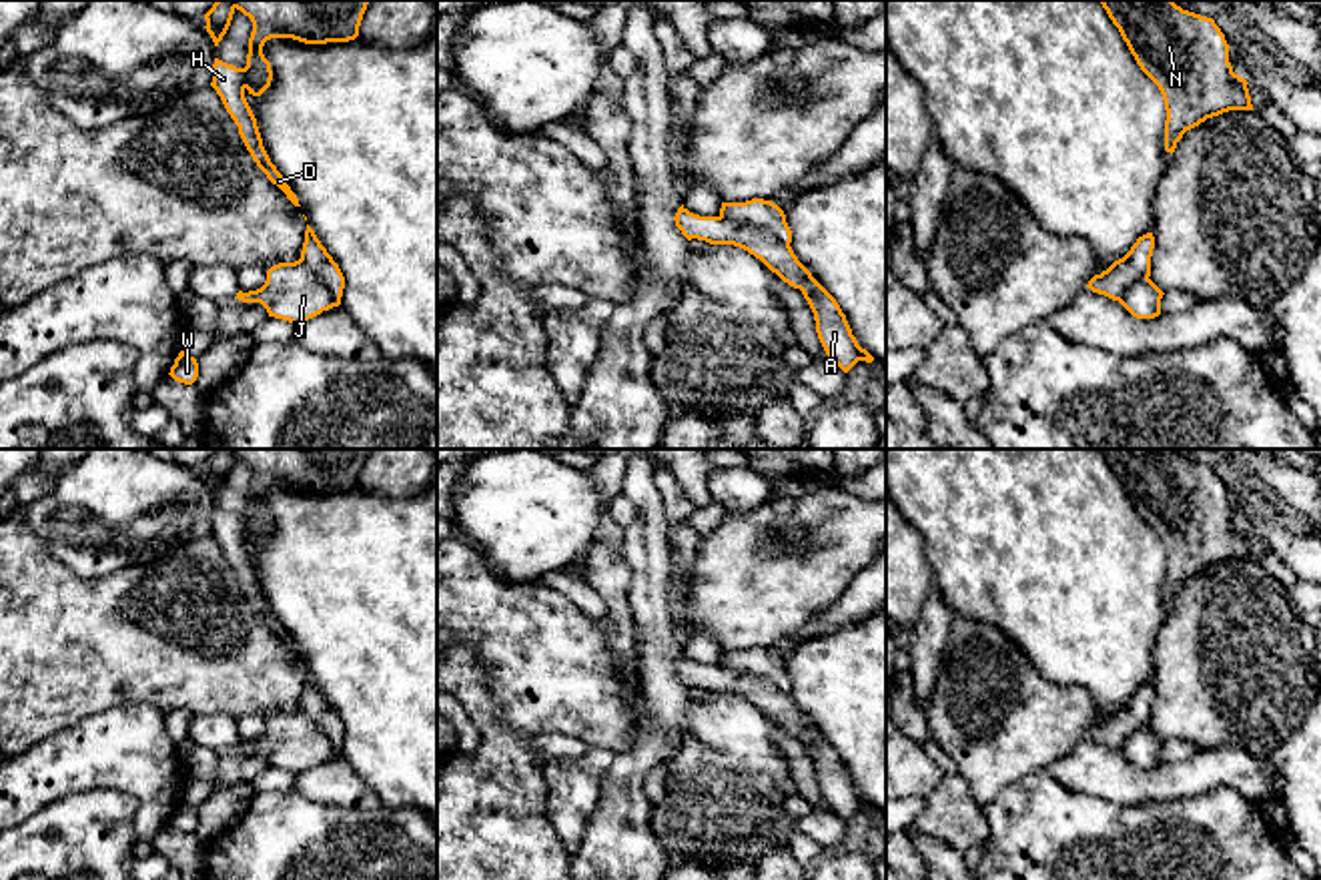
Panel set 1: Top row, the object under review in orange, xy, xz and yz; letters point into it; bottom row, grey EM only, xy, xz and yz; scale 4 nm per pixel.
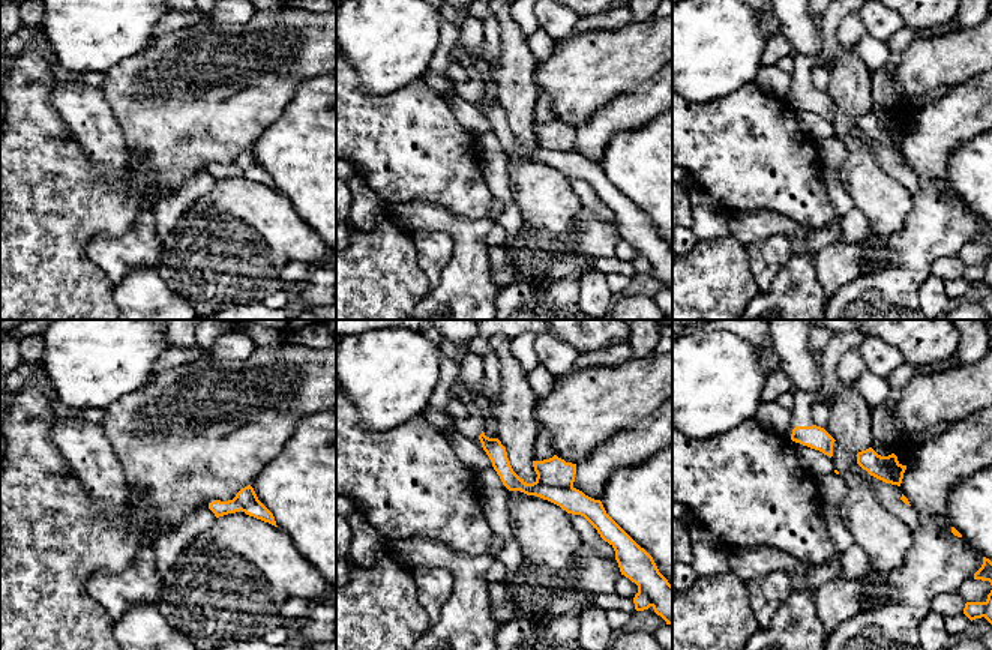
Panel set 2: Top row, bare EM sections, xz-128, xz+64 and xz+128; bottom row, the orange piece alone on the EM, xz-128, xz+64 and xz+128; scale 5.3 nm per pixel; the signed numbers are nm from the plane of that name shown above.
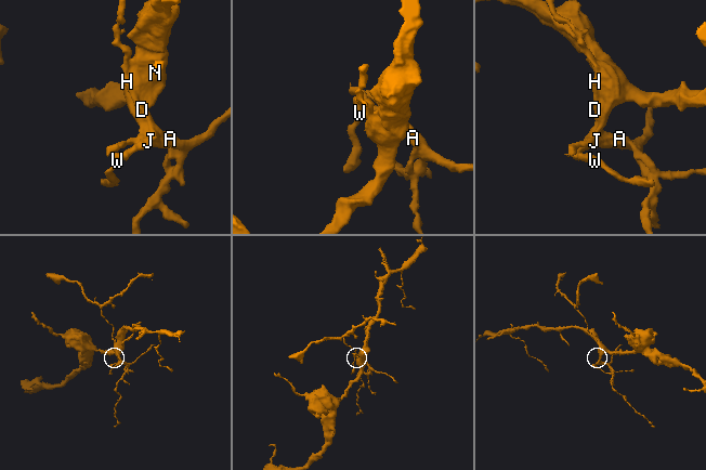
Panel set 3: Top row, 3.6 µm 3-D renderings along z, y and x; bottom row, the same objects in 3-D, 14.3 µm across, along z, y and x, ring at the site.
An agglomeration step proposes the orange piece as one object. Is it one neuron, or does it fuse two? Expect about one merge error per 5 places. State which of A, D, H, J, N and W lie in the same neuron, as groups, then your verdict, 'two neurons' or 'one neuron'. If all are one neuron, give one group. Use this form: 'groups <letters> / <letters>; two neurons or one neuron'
groups A D H W / J N; two neurons

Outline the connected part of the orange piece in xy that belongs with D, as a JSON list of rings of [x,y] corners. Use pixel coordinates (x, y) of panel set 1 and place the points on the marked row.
[[[214,58],[210,86],[216,90],[227,112],[239,126],[239,134],[241,134],[247,150],[251,152],[253,160],[257,162],[257,166],[267,174],[267,178],[273,184],[277,184],[287,194],[287,198],[295,206],[301,206],[297,194],[285,182],[283,174],[271,162],[267,150],[263,146],[257,118],[245,98],[245,68],[237,68],[233,64],[227,64],[218,58]]]

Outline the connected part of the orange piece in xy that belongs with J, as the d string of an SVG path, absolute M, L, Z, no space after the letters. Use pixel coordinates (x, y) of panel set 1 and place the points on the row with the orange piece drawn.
M303 259L271 267L261 289L249 293L239 291L235 299L261 303L269 317L289 321L297 327L341 305L309 271Z

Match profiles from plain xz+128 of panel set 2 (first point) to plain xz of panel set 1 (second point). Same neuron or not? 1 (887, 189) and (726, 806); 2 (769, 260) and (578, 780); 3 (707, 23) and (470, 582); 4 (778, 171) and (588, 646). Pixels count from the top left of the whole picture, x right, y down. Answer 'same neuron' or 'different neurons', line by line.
1: same neuron
2: same neuron
3: different neurons
4: same neuron

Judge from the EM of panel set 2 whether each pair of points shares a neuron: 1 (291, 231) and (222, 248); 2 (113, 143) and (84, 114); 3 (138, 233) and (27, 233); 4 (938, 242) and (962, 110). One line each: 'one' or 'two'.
1: one
2: one
3: two
4: one

